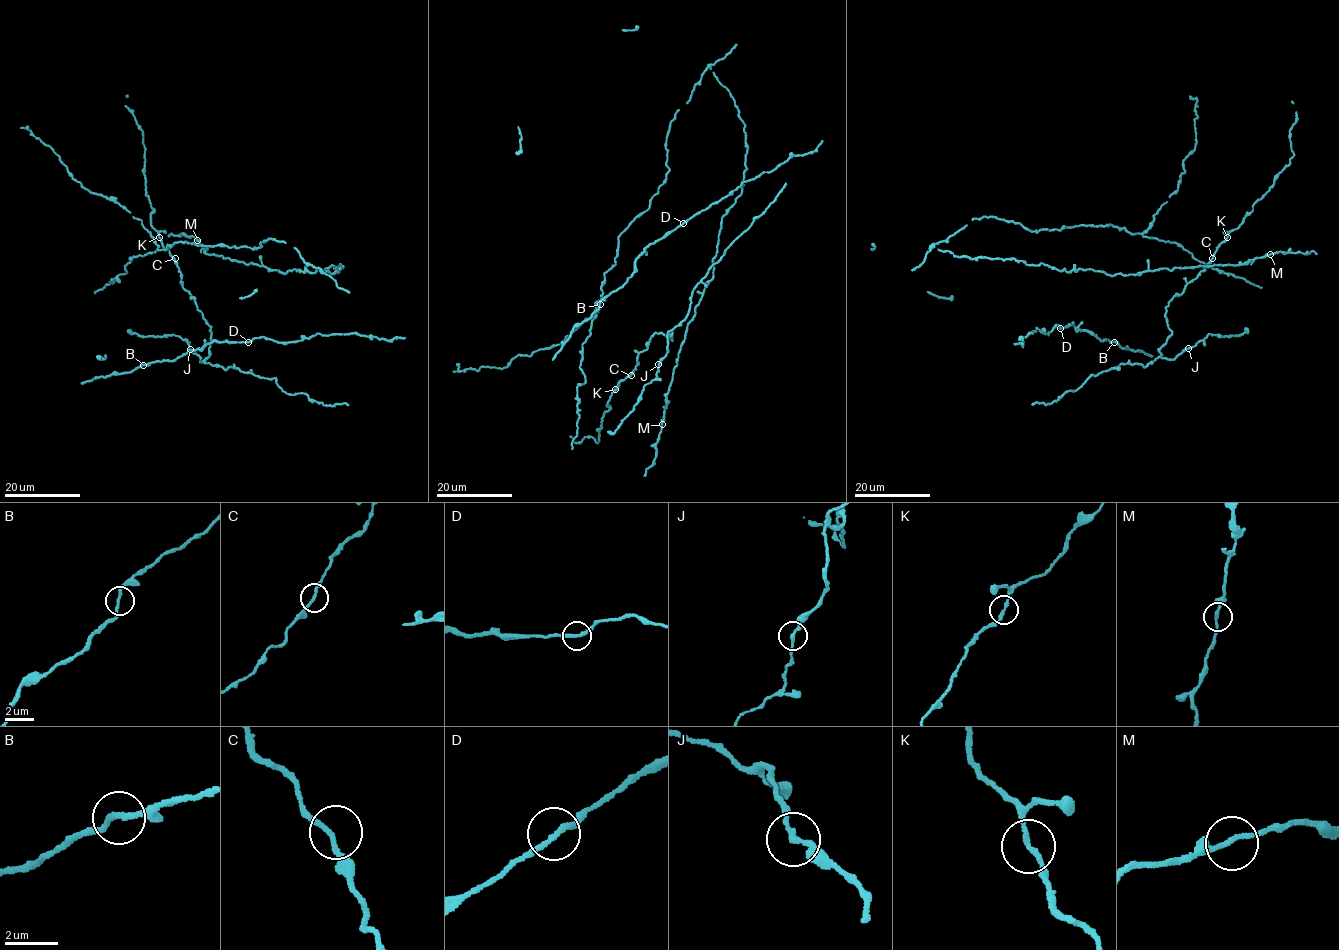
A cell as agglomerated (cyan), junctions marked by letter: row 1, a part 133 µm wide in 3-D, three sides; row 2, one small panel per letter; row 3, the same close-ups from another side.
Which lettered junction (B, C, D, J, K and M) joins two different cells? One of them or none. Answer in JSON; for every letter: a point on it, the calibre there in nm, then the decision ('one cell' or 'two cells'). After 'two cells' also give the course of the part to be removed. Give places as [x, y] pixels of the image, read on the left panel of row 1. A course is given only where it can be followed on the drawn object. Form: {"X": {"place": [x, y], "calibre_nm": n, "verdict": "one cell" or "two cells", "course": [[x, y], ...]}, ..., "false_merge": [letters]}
{"B": {"place": [143, 365], "calibre_nm": 200, "verdict": "one cell"}, "C": {"place": [175, 258], "calibre_nm": 180, "verdict": "one cell"}, "D": {"place": [248, 342], "calibre_nm": 220, "verdict": "one cell"}, "J": {"place": [190, 349], "calibre_nm": 200, "verdict": "one cell"}, "K": {"place": [159, 237], "calibre_nm": 200, "verdict": "one cell"}, "M": {"place": [197, 240], "calibre_nm": 200, "verdict": "one cell"}, "false_merge": []}

